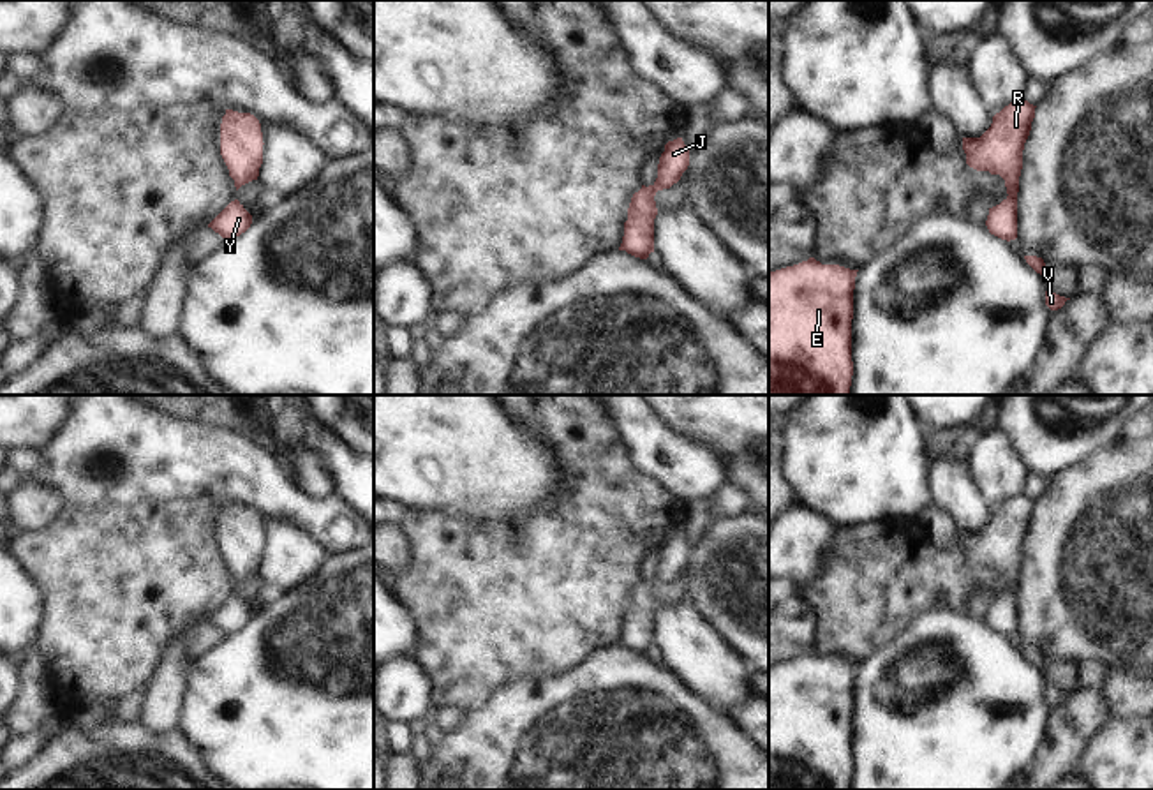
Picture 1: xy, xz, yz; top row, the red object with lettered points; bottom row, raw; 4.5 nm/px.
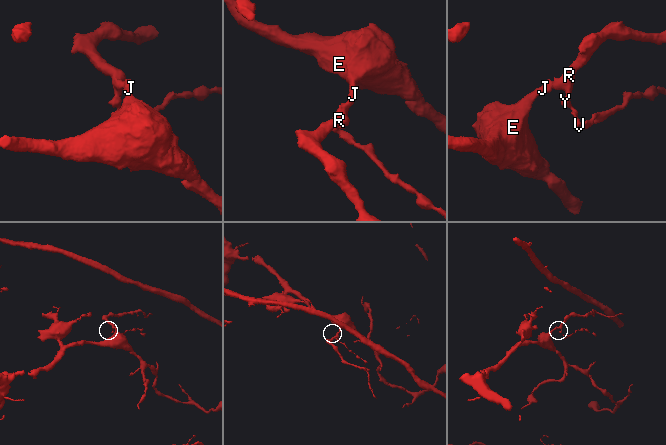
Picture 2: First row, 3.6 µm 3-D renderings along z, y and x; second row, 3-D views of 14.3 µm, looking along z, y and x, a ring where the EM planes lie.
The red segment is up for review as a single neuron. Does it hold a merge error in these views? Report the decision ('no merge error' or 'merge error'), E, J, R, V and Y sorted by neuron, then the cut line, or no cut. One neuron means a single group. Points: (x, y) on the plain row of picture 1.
no merge error; groups E J R V Y; cut none

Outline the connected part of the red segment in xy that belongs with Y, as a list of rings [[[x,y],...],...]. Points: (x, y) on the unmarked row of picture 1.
[[[234,594],[208,619],[208,622],[212,622],[226,637],[229,637],[245,628],[250,619],[252,610],[243,603],[238,594]]]

